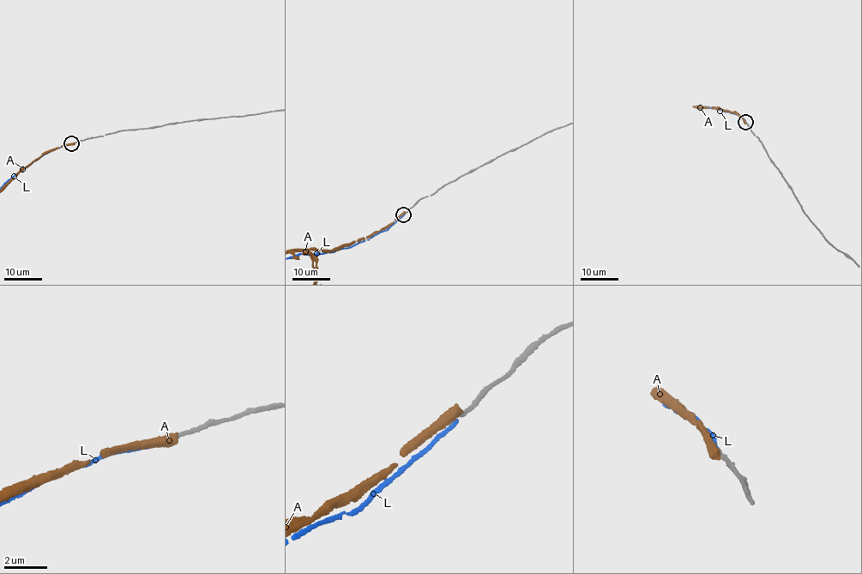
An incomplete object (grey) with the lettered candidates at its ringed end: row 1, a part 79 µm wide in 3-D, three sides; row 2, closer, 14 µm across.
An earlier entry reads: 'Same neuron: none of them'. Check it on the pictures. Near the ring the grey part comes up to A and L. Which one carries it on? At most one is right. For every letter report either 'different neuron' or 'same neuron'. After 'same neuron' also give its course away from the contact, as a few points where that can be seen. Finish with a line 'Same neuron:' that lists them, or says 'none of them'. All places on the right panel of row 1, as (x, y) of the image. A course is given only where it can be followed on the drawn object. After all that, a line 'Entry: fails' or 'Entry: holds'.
A: different neuron
L: different neuron
Same neuron: none of them
Entry: holds

